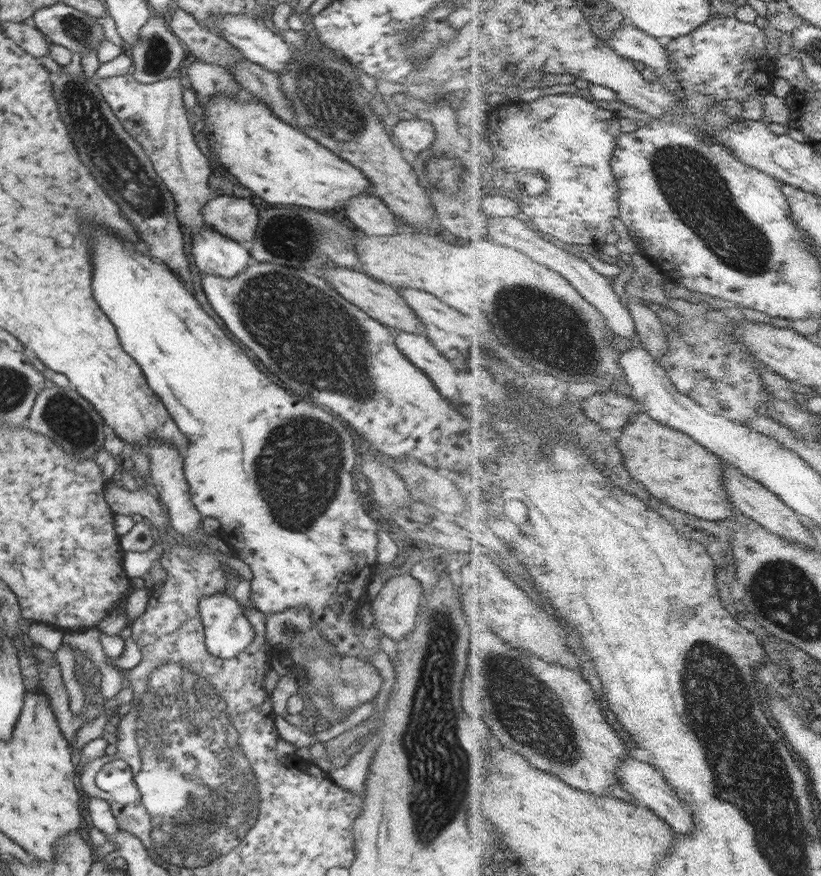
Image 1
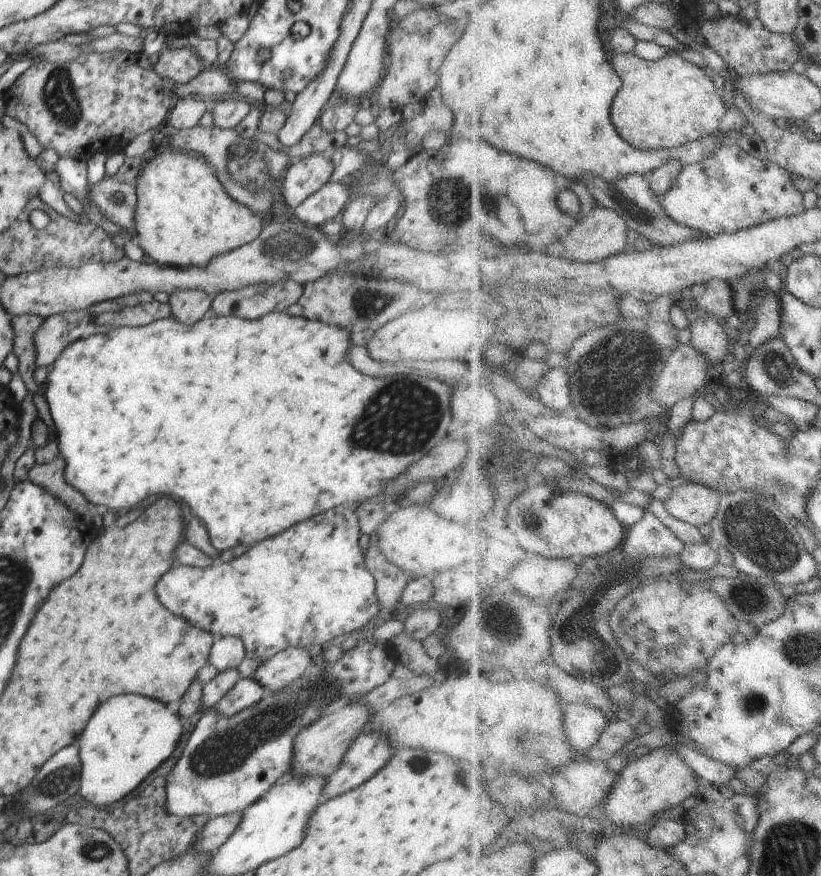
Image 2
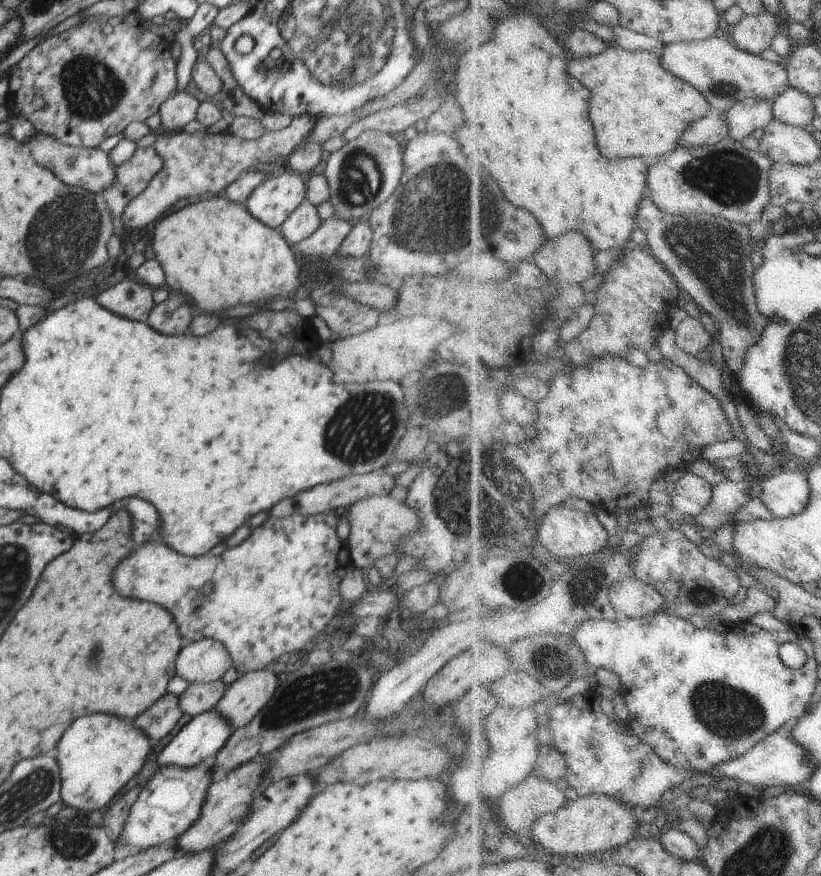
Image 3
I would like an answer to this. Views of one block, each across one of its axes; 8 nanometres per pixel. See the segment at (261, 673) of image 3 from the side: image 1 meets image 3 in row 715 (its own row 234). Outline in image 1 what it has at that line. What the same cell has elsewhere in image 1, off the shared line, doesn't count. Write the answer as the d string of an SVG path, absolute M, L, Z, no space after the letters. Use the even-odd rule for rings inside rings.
M220 195L202 208L205 224L221 236L249 245L257 236L260 227L258 208L246 198L230 198Z

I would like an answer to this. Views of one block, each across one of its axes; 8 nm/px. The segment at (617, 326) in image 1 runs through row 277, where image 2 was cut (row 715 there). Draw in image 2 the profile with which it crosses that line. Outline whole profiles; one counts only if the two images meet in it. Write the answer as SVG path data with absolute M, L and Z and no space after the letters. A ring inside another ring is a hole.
M568 703L564 706L564 726L574 748L586 755L602 740L604 730L614 720L606 710L586 703Z

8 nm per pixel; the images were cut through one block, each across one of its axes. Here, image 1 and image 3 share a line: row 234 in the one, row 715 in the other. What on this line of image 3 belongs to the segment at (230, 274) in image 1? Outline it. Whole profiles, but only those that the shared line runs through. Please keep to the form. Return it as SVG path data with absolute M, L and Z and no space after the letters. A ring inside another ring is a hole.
M216 710L204 712L200 716L194 716L186 726L170 740L170 743L158 755L158 768L164 766L178 766L178 768L192 768L200 765L212 758L224 747L228 738L232 734L232 729L228 720L222 718Z

